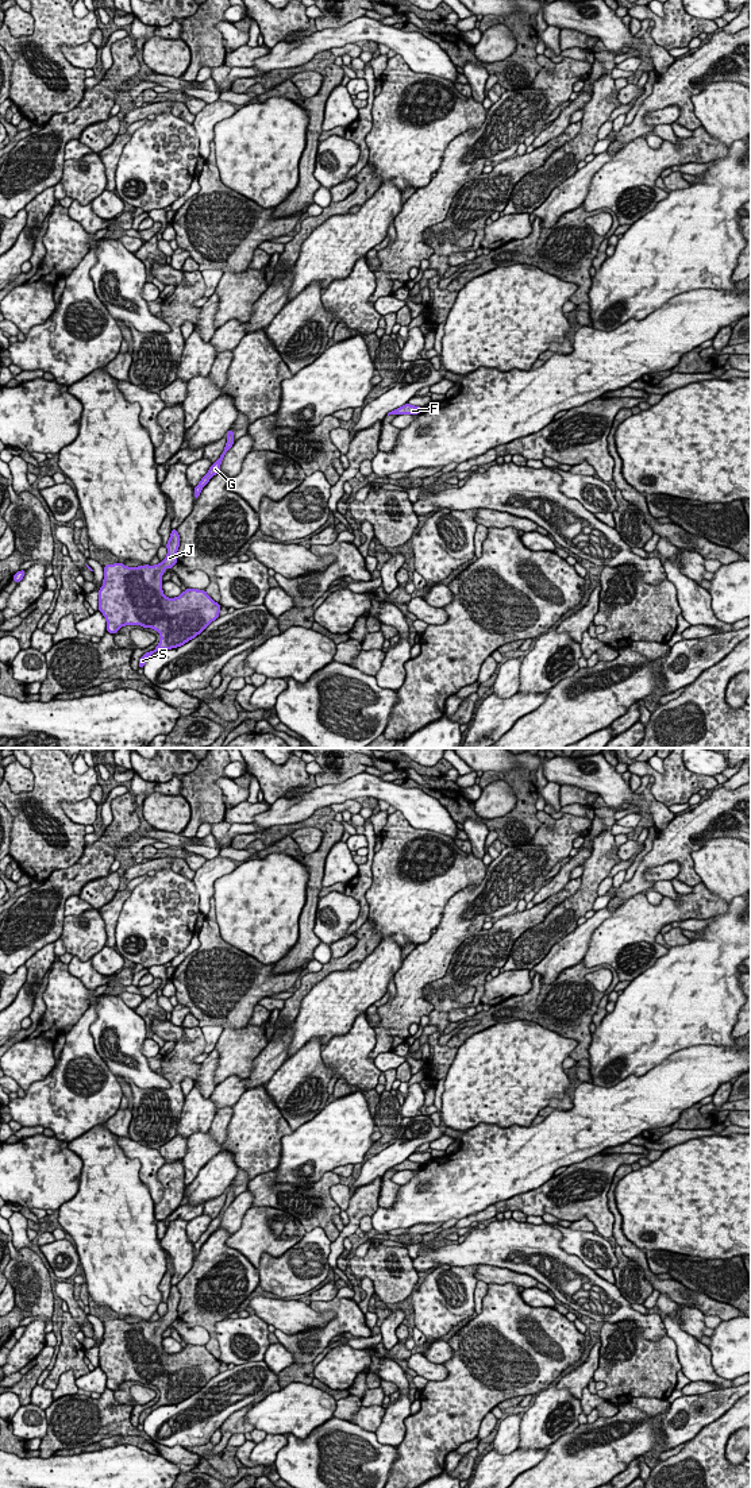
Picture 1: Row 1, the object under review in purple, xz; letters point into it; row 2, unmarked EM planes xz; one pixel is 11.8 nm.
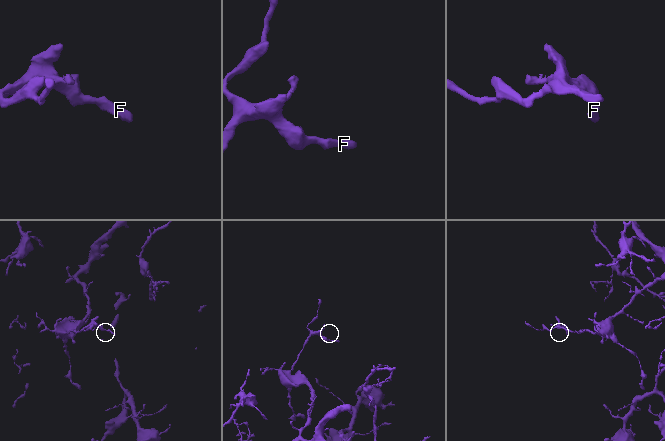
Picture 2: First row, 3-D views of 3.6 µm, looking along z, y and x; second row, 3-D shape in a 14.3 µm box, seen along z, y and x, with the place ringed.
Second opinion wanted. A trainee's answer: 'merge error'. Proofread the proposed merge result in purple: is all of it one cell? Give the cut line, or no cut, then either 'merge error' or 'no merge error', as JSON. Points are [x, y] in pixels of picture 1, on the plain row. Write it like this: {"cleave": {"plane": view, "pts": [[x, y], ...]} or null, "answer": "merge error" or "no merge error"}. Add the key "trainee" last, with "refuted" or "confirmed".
{"cleave": null, "answer": "no merge error", "trainee": "refuted"}

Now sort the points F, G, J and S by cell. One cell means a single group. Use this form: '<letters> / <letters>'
F G J S

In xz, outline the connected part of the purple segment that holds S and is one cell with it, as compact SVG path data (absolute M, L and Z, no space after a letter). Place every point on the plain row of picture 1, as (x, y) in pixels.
M172 1285L166 1300L167 1311L161 1319L127 1323L119 1318L104 1322L104 1341L99 1346L99 1366L107 1376L107 1388L115 1391L124 1381L142 1381L143 1384L155 1385L161 1392L155 1406L142 1411L139 1425L143 1425L147 1415L157 1407L184 1402L220 1373L220 1360L215 1358L205 1346L186 1344L174 1354L167 1354L163 1350L162 1331L166 1323L170 1326L177 1319L178 1303L180 1291L177 1285Z

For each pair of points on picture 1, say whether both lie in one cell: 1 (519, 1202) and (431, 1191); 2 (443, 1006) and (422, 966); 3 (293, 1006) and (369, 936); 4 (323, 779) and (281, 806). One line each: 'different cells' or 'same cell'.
1: different cells
2: different cells
3: same cell
4: different cells

